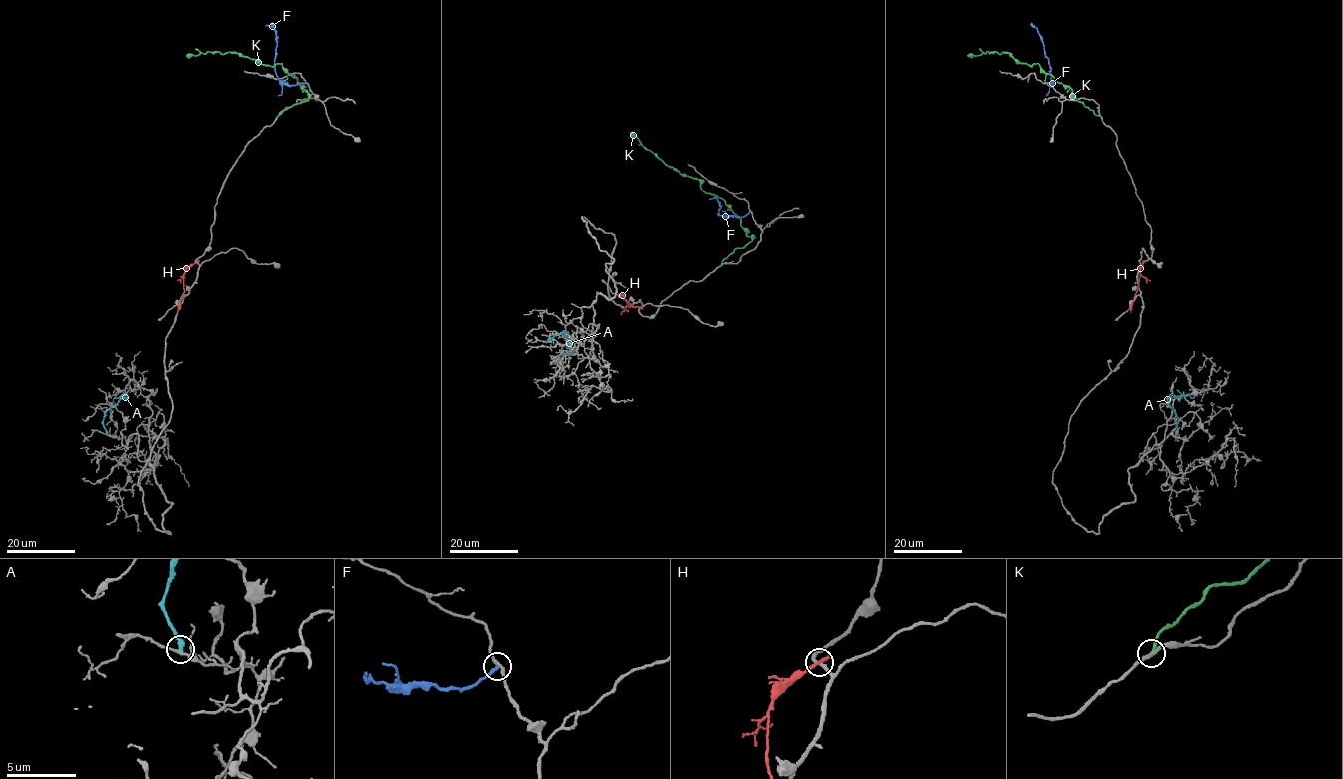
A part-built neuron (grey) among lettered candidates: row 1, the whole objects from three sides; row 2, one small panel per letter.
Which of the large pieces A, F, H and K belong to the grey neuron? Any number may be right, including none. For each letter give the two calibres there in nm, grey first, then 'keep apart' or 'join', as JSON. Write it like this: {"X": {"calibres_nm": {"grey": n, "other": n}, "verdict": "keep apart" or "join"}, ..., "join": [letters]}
{"A": {"calibres_nm": {"grey": 140, "other": 340}, "verdict": "keep apart"}, "F": {"calibres_nm": {"grey": 200, "other": 240}, "verdict": "keep apart"}, "H": {"calibres_nm": {"grey": 200, "other": 340}, "verdict": "keep apart"}, "K": {"calibres_nm": {"grey": 190, "other": 200}, "verdict": "keep apart"}, "join": []}

